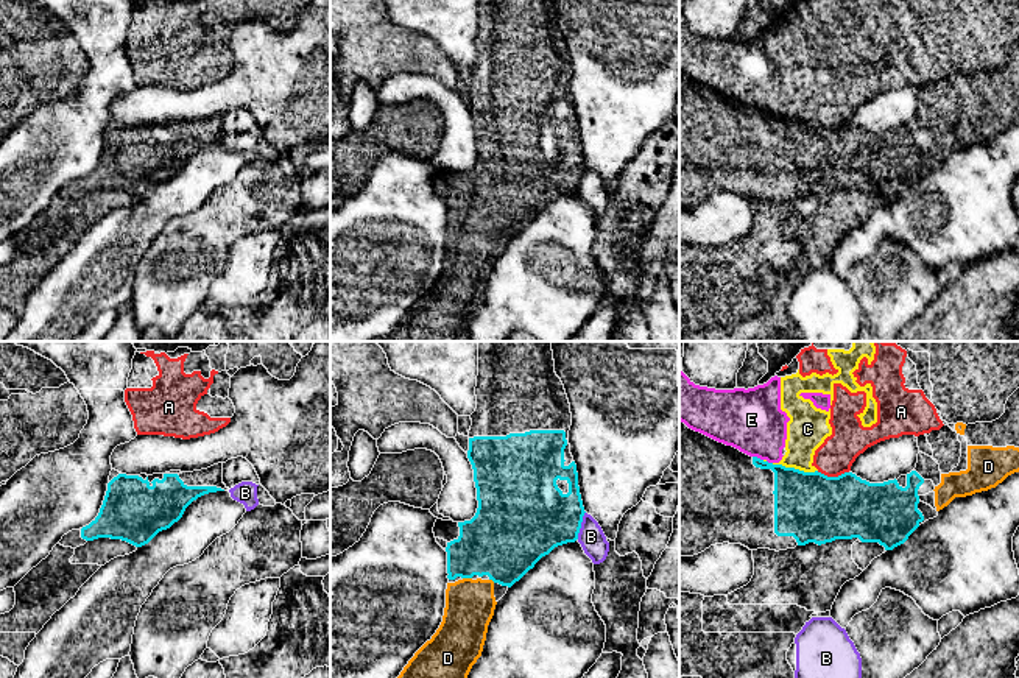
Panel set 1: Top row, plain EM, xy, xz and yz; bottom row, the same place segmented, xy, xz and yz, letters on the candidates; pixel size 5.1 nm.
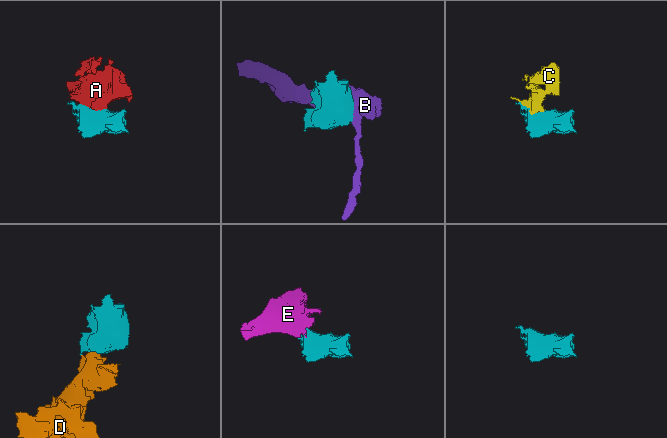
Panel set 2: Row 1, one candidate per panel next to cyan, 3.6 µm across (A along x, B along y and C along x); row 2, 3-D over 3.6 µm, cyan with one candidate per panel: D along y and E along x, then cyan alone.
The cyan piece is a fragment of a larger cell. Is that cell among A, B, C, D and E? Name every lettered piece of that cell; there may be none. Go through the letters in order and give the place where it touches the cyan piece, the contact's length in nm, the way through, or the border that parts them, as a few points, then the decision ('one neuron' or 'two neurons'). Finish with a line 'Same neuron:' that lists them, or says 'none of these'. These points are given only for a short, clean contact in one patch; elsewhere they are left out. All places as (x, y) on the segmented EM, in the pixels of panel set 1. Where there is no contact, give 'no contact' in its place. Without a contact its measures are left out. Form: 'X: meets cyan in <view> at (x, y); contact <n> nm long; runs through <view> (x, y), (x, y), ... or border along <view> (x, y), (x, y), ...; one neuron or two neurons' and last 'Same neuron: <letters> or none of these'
A: meets cyan in yz at (832, 477); contact 170 nm long; two neurons
B: meets cyan in xz at (580, 526); contact 150 nm long; border along xz (585, 512), (577, 538); two neurons
C: meets cyan in yz at (793, 468); contact 240 nm long; two neurons
D: meets cyan in xz at (468, 577); contact 50 nm long; one neuron
E: meets cyan in yz at (756, 457); contact 60 nm long; border along yz (753, 455), (762, 460); two neurons
Same neuron: D

